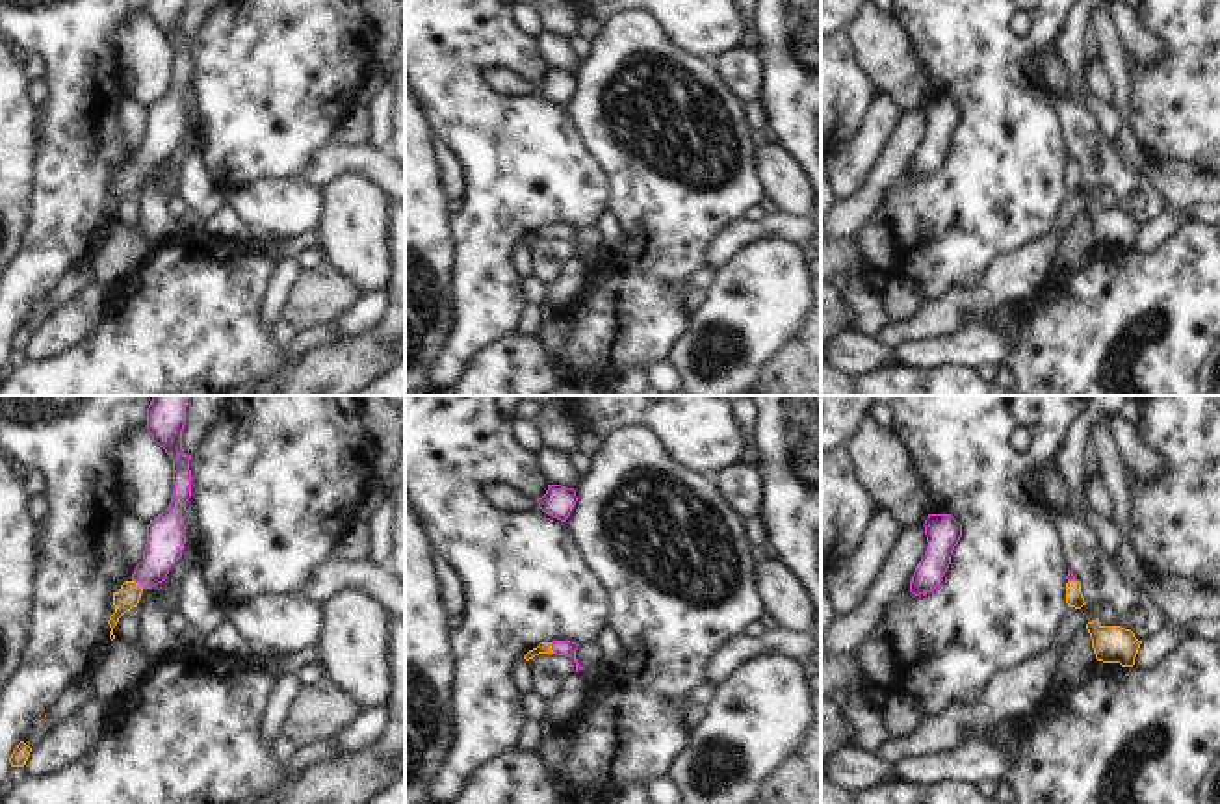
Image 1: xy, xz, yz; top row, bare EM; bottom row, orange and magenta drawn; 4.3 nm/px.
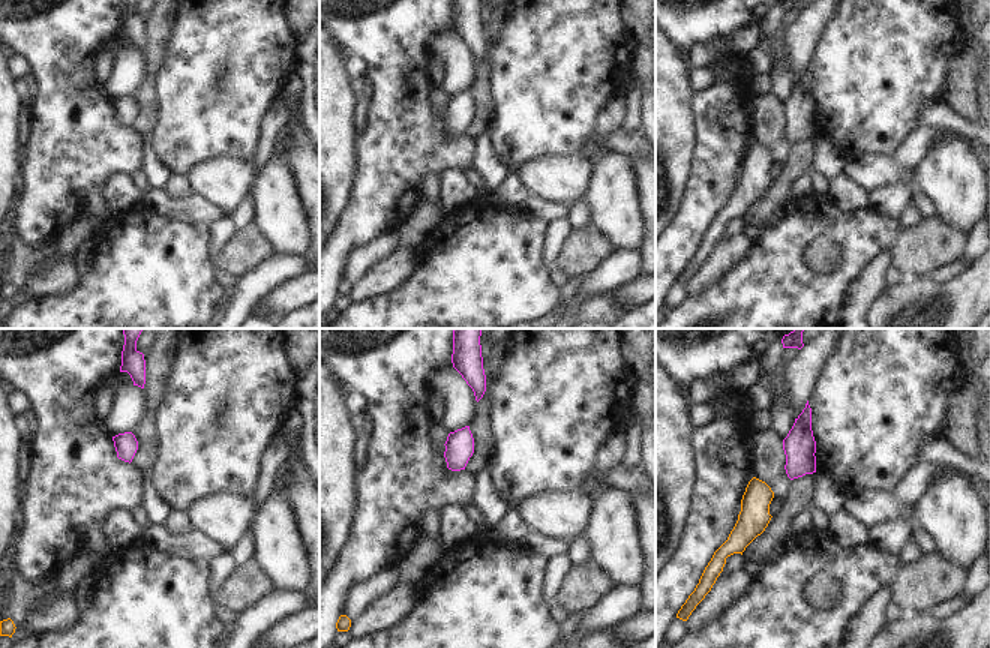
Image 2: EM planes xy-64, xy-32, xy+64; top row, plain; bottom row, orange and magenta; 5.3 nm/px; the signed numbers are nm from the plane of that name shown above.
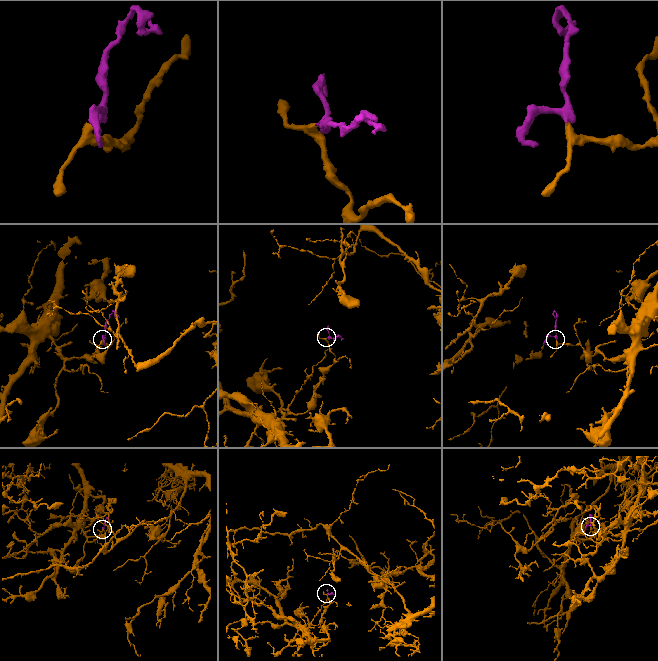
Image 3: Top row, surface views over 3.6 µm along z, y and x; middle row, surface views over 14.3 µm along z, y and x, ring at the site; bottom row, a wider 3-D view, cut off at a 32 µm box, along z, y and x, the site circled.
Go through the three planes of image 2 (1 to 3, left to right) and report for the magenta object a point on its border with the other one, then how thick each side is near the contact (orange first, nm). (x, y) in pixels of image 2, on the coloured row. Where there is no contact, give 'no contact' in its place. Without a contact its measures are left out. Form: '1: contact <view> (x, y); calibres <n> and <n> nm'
1: no contact
2: no contact
3: no contact

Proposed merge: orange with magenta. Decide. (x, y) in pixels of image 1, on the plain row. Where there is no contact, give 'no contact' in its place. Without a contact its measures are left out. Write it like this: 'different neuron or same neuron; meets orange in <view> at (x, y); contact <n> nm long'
same neuron; meets orange in xy at (138, 168); contact 70 nm long

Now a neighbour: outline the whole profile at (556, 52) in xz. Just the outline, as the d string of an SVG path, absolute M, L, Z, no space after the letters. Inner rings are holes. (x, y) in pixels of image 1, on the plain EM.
M540 32L535 37L537 48L542 59L548 63L548 69L561 69L566 72L576 72L581 59L570 50L563 37L557 37L548 32Z

